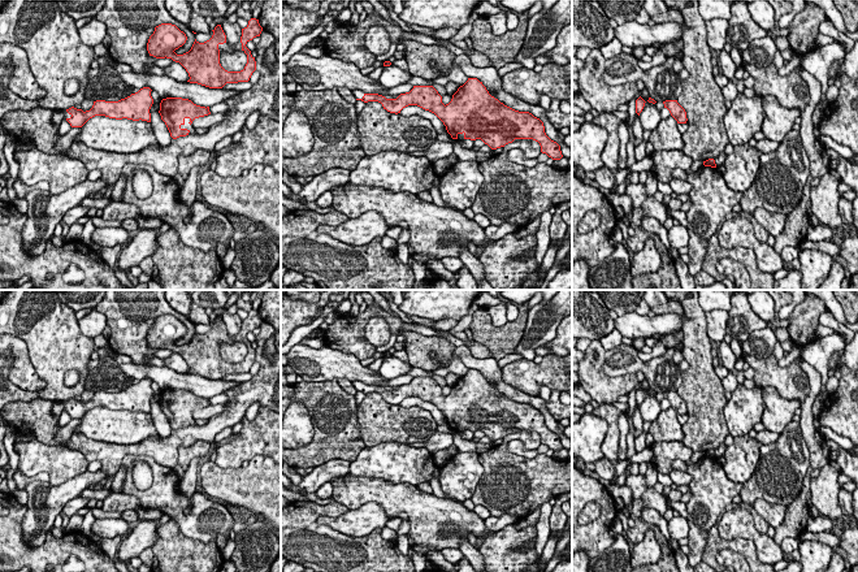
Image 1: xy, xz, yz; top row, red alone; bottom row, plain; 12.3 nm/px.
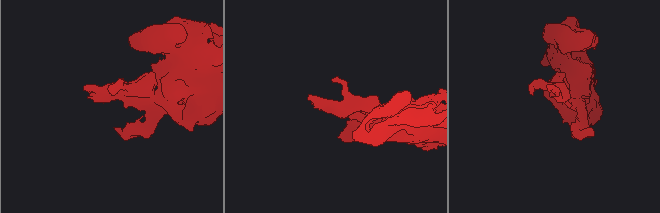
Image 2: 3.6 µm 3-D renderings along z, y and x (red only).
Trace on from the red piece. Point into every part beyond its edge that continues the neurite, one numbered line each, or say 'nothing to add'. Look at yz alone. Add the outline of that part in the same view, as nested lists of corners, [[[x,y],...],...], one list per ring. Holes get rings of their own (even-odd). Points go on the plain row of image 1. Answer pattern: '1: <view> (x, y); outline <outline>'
nothing to add

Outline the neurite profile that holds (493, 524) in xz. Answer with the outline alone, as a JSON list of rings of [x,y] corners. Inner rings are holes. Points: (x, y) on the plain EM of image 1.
[[[506,514],[499,517],[489,516],[485,520],[485,525],[489,532],[497,532],[504,528],[506,525],[514,524],[516,521],[519,521],[517,516]]]

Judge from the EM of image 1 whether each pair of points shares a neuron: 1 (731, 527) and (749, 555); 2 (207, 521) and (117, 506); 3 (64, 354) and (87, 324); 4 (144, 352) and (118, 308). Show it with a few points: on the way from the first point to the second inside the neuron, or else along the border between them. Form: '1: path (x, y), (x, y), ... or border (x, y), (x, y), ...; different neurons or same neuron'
1: border (716, 525), (722, 537), (736, 538); different neurons
2: border (137, 497), (142, 508), (157, 508), (164, 514); different neurons
3: border (77, 320), (79, 330), (92, 338); different neurons
4: path (134, 342), (129, 337), (129, 319); same neuron

